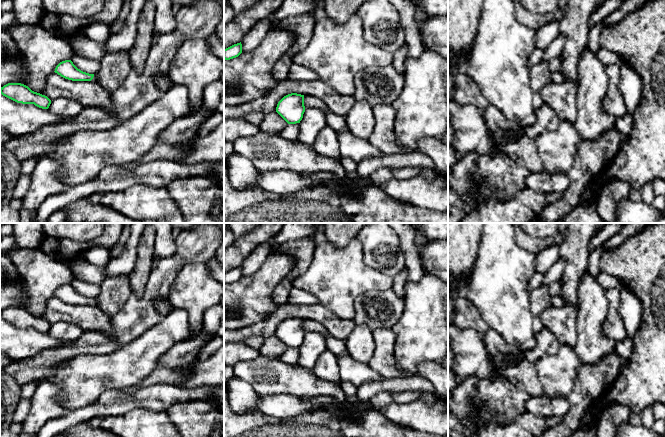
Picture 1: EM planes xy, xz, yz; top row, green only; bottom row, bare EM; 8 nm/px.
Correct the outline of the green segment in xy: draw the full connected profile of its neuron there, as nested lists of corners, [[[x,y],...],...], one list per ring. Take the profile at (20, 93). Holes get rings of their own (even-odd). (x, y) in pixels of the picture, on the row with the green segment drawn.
[[[8,83],[0,88],[0,93],[17,103],[34,104],[42,109],[48,109],[51,104],[47,96],[34,92],[21,83]]]

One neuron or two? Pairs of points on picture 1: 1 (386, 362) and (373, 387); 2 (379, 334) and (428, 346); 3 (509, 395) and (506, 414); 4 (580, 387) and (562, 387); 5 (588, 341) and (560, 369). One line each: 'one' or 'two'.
1: two
2: two
3: one
4: two
5: two

